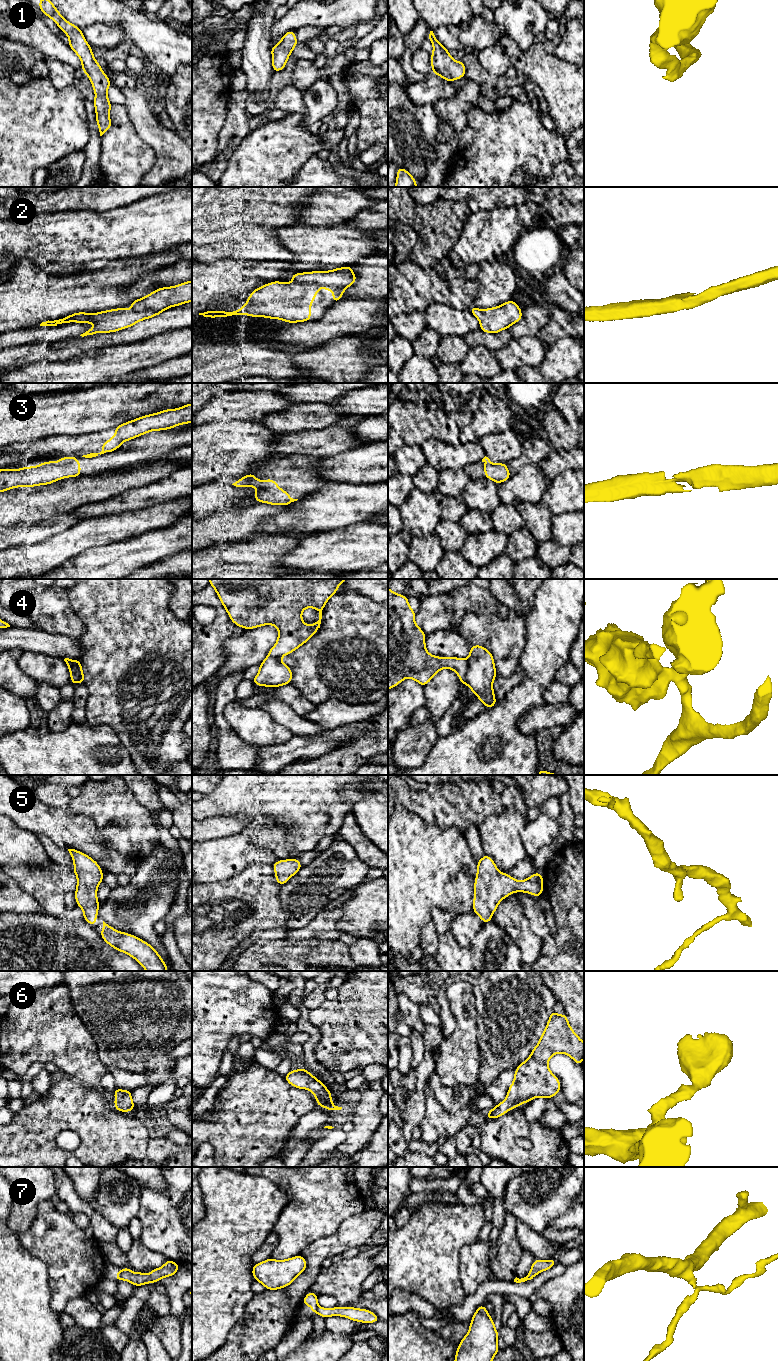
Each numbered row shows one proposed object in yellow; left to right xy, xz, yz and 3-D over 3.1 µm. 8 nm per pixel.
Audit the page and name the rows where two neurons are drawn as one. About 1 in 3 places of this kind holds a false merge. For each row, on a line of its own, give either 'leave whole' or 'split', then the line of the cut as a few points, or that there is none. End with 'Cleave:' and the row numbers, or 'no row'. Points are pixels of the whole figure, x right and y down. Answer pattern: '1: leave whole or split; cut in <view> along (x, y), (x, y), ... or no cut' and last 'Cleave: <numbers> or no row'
1: leave whole; no cut
2: leave whole; no cut
3: split; cut in xy along (75, 458), (64, 463), (58, 463)
4: split; cut in yz along (467, 660), (467, 673), (464, 683)
5: leave whole; no cut
6: leave whole; no cut
7: split; cut in xz along (319, 1307), (316, 1312)
Cleave: 3, 4, 7

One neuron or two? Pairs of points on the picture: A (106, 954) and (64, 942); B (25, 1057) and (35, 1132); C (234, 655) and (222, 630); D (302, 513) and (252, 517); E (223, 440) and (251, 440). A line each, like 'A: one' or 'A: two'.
A: one
B: two
C: two
D: two
E: one

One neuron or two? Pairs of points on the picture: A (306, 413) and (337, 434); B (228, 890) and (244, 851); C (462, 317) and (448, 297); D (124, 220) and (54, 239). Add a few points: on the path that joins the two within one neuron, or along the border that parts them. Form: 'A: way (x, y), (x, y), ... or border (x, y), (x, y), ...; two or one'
A: border (336, 424), (303, 432); two
B: border (255, 861), (248, 864), (241, 871), (213, 882); two
C: border (435, 301), (449, 304), (457, 309), (465, 308); two
D: way (107, 236), (100, 238), (71, 238); one

